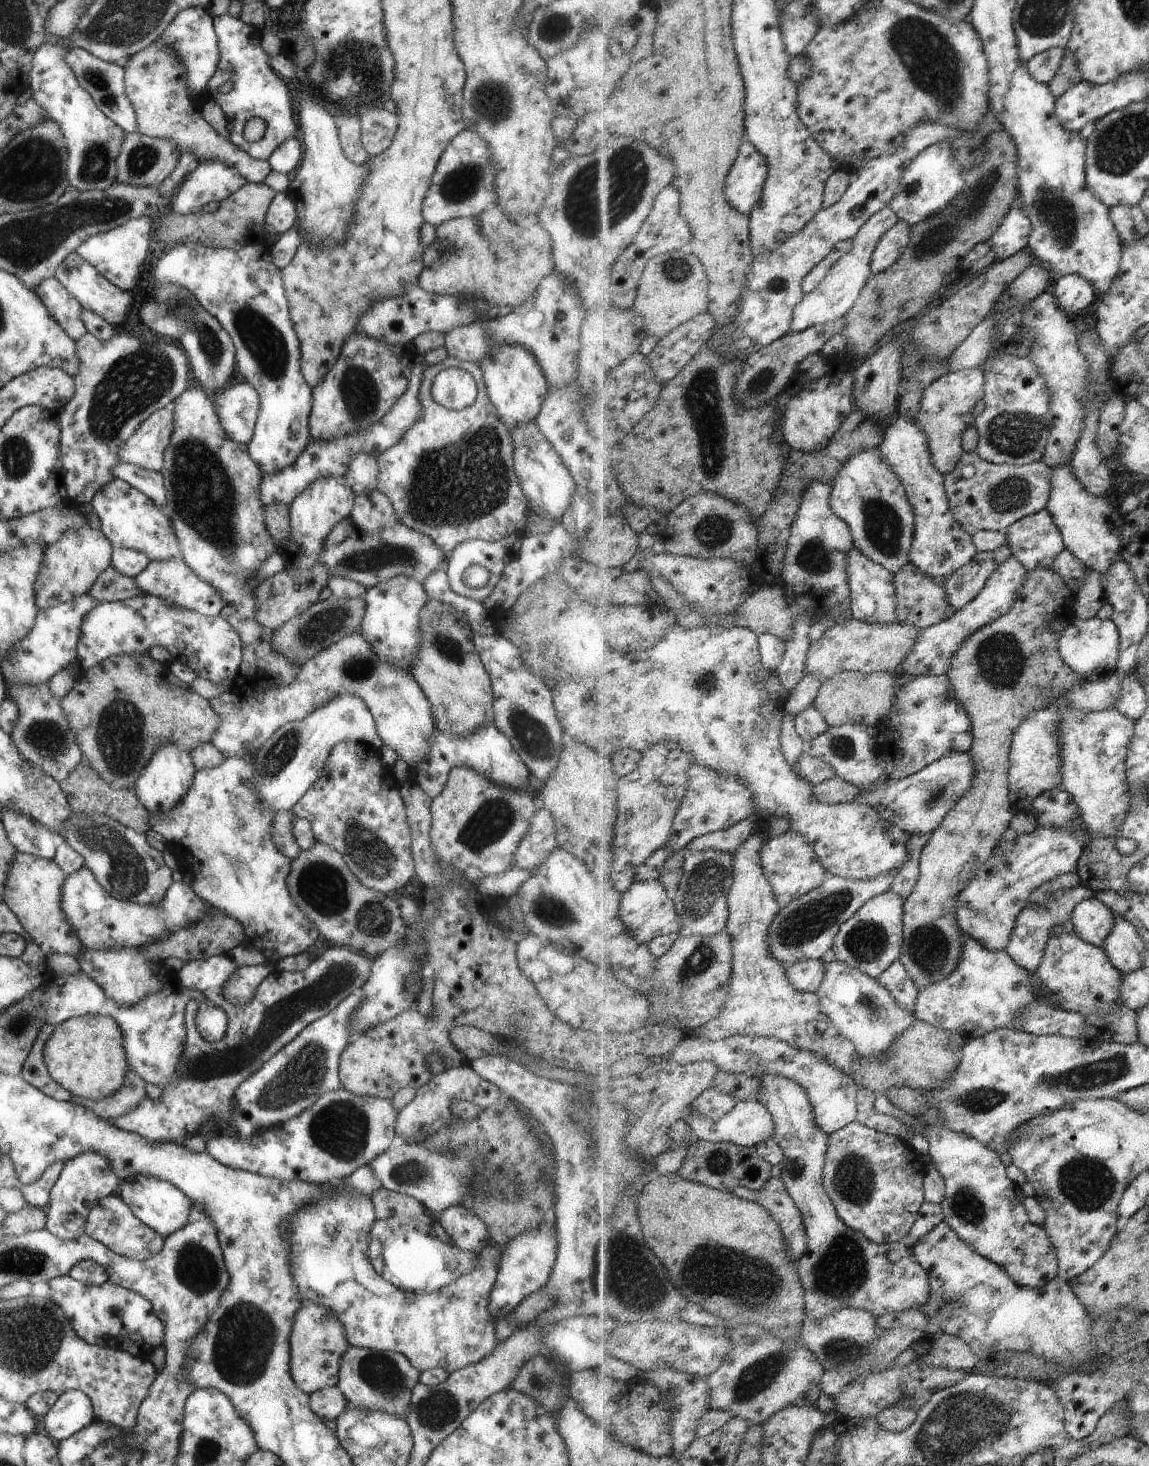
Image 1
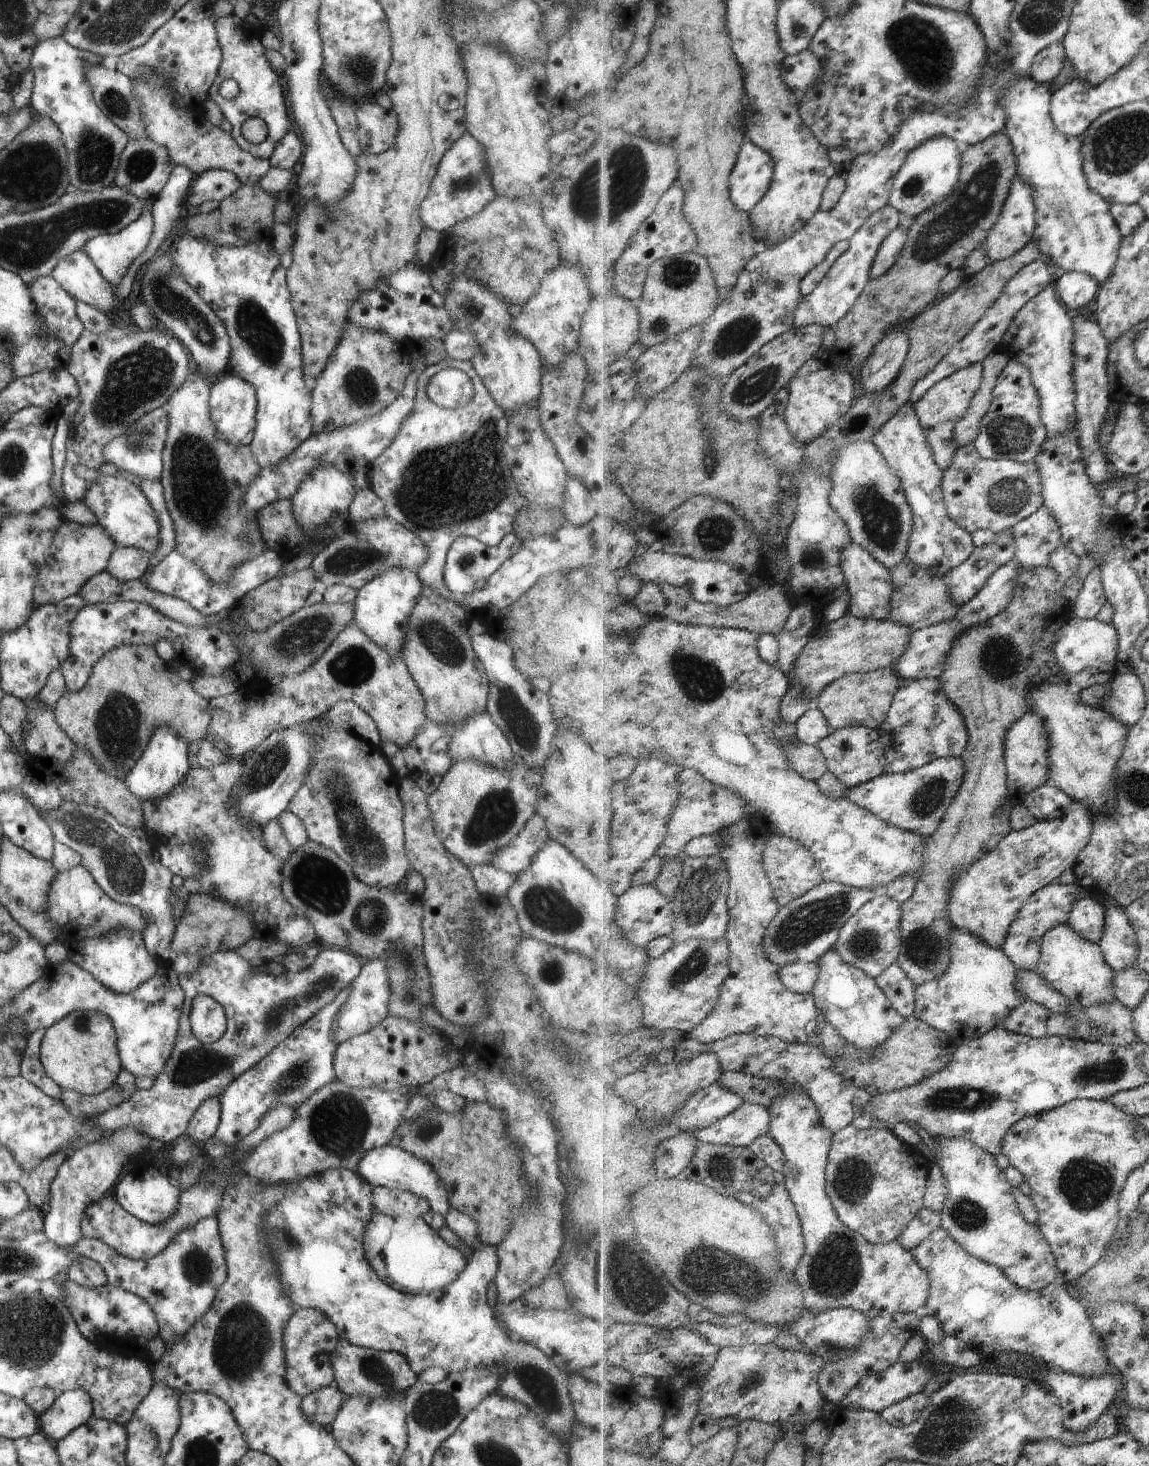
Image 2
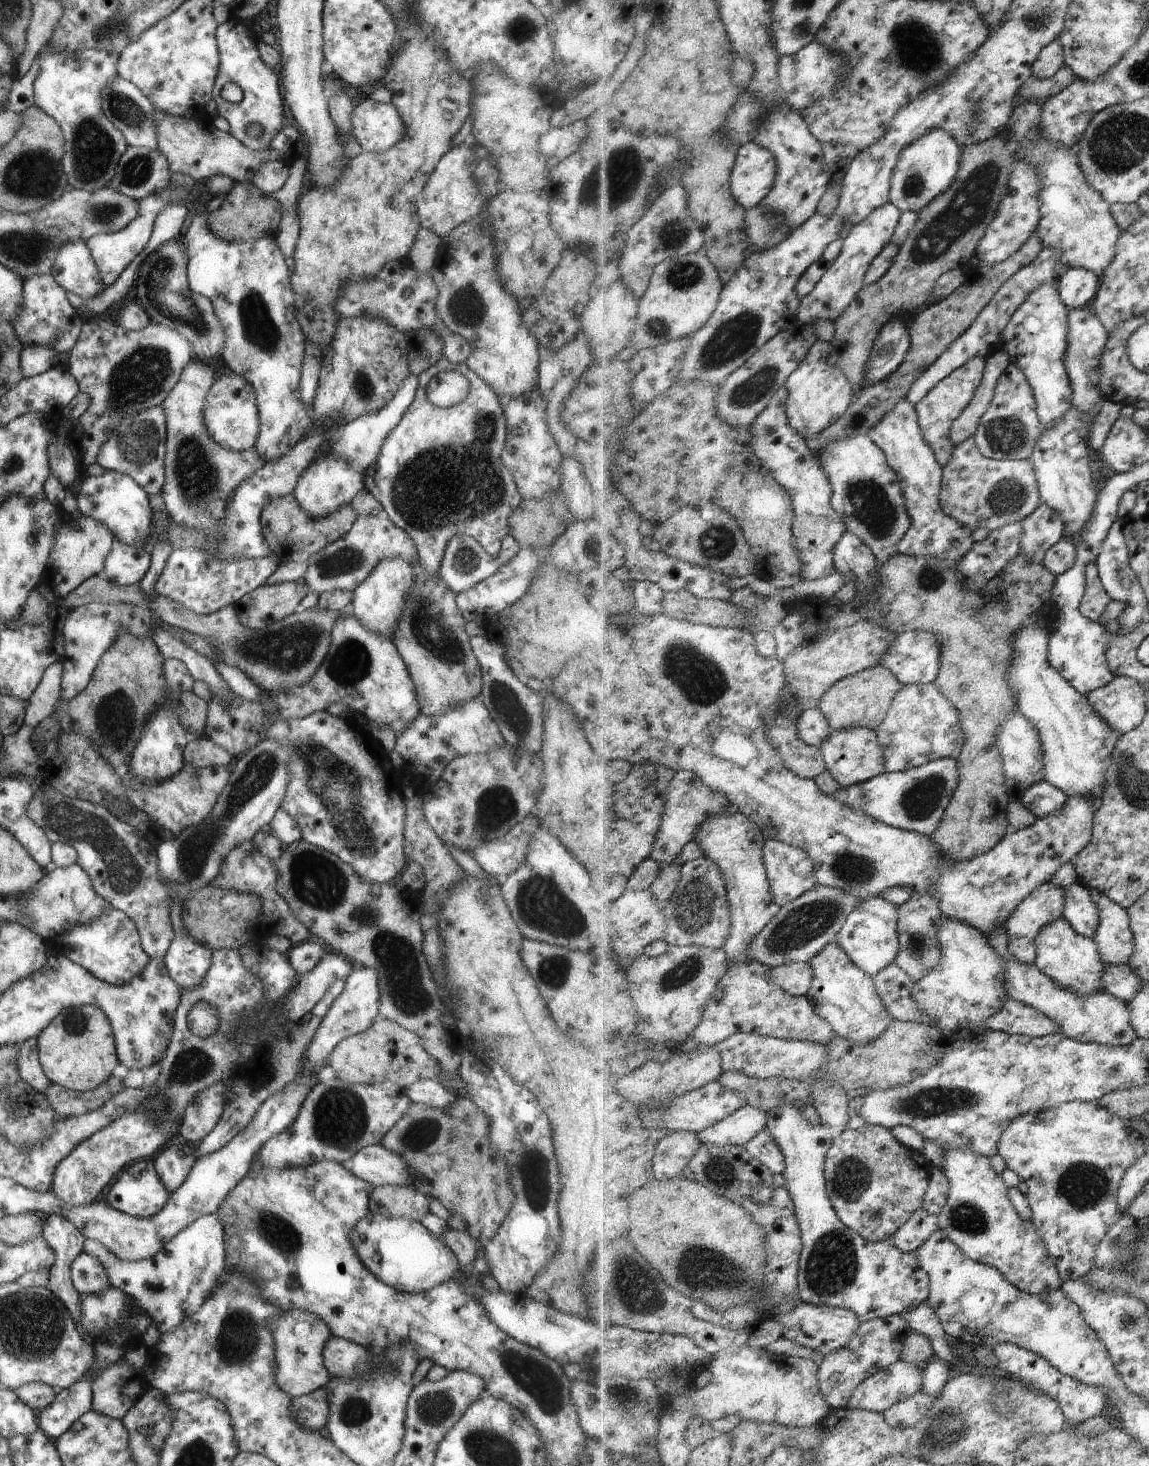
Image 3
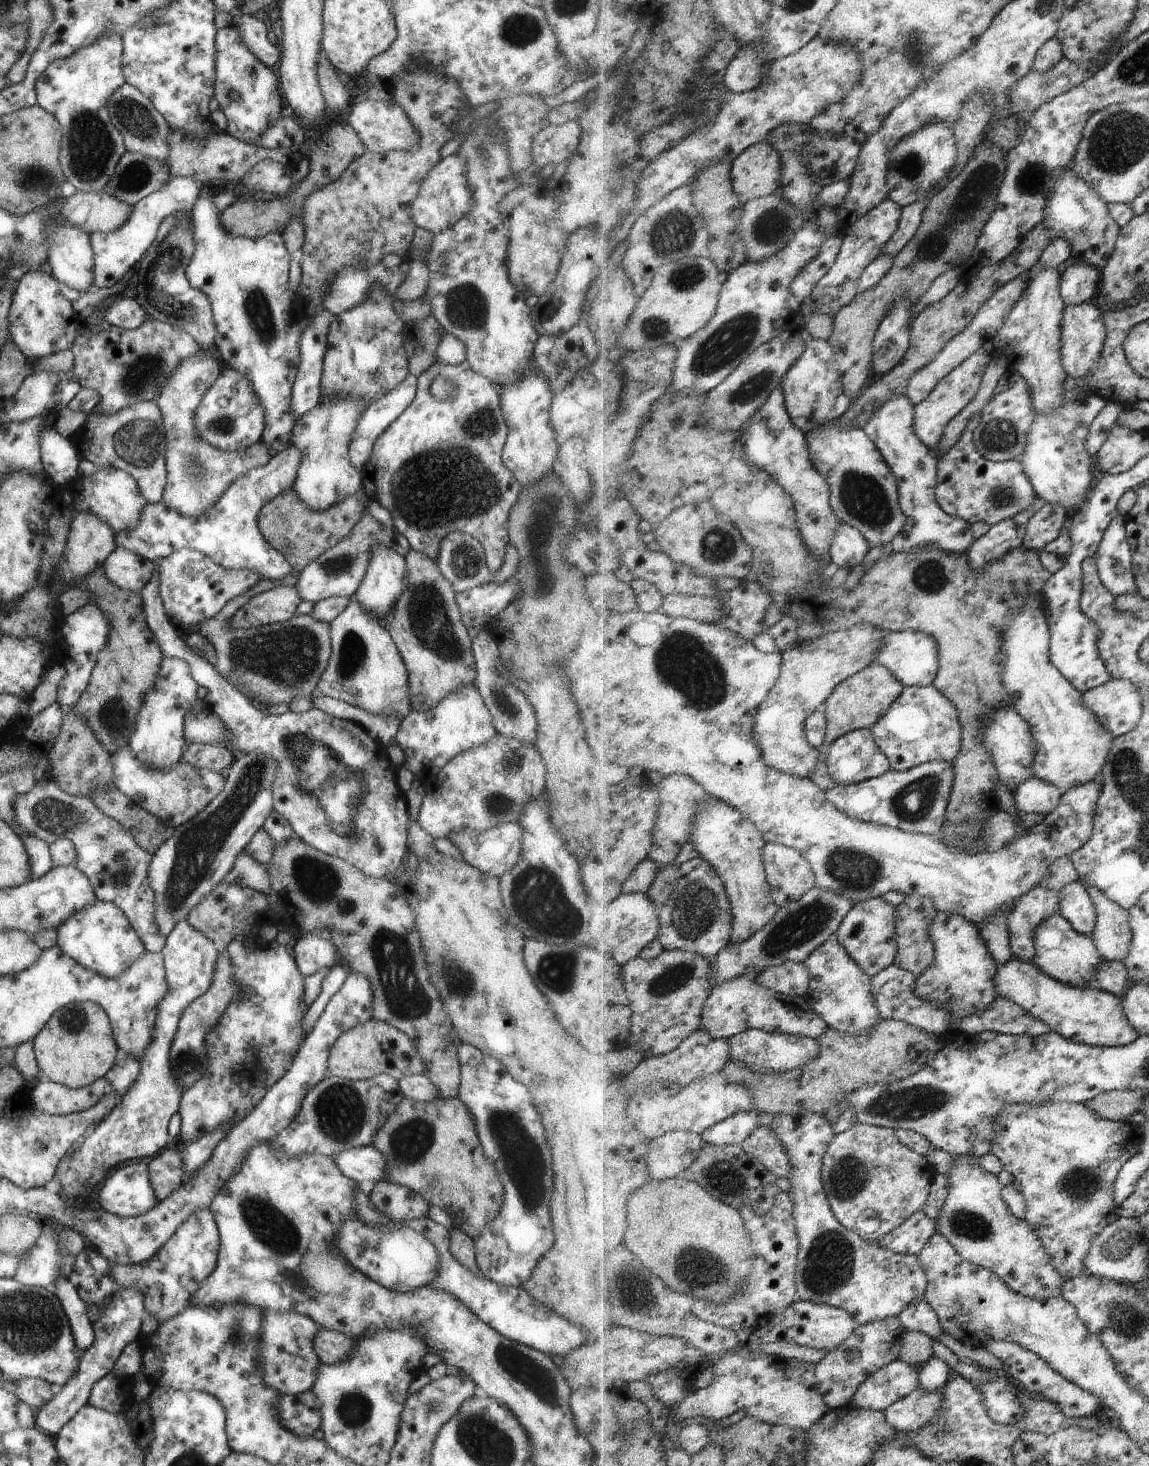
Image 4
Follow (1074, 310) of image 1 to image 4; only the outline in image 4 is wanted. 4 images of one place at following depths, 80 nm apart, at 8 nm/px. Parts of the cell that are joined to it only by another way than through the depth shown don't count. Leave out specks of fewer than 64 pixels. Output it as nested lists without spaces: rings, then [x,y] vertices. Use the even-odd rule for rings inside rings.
[[[1079,262],[1068,266],[1062,273],[1060,291],[1065,304],[1088,303],[1100,290],[1102,271],[1087,263]]]

